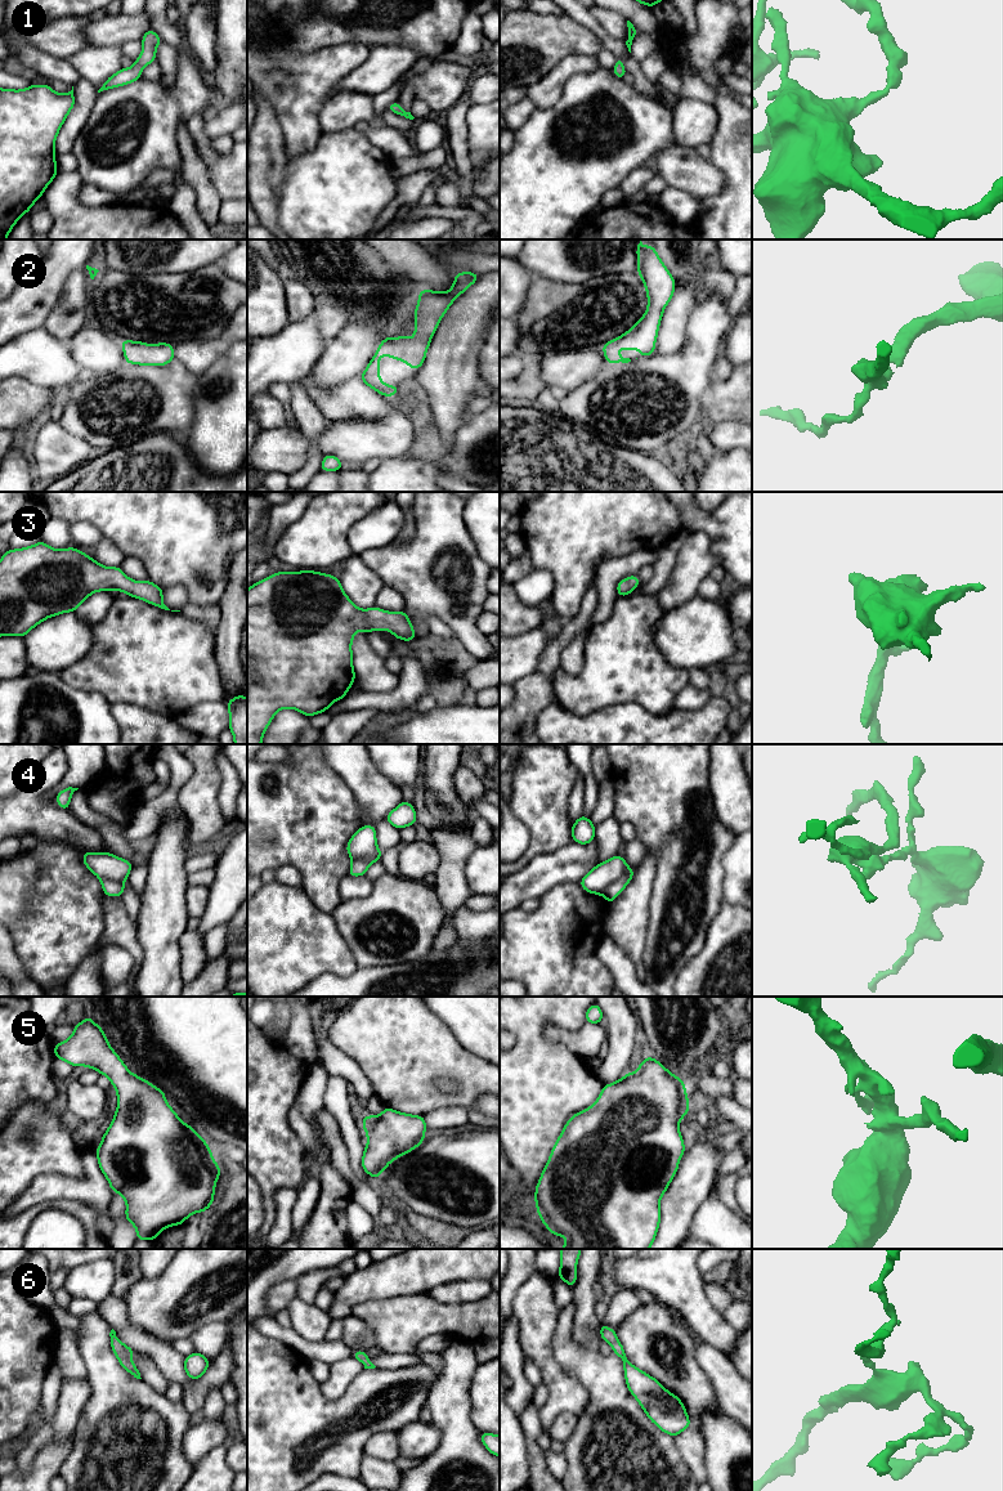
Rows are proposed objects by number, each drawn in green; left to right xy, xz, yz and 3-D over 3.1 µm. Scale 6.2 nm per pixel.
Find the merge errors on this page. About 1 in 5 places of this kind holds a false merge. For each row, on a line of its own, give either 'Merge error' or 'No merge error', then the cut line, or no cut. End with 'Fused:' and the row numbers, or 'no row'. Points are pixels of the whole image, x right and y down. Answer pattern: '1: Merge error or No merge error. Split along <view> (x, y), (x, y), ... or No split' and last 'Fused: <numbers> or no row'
1: No merge error. No split
2: No merge error. No split
3: No merge error. No split
4: Merge error. Split along yz (627, 867), (601, 894)
5: No merge error. No split
6: No merge error. No split
Fused: 4

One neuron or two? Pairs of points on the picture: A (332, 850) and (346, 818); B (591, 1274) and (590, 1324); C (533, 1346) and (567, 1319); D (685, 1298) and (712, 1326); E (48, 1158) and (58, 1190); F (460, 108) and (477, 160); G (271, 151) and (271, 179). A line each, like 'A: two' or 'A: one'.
A: one
B: one
C: two
D: one
E: two
F: two
G: one

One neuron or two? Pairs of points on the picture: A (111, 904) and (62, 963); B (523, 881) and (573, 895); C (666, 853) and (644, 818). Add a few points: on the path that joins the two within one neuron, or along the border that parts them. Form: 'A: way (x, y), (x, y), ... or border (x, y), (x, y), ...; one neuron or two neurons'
A: border (106, 895), (103, 898), (103, 931), (98, 941); two neurons
B: border (578, 881), (558, 883), (538, 899); two neurons
C: way (666, 843), (666, 840), (653, 827); one neuron

